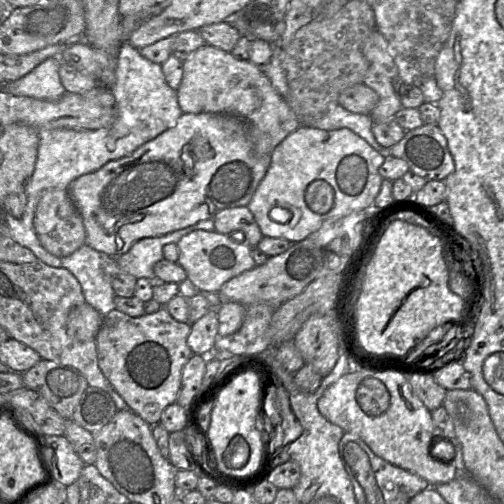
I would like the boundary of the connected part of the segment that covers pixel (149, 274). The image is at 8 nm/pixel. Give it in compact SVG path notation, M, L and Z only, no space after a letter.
M214 219L200 221L186 228L176 230L160 237L143 238L137 241L131 249L120 255L112 256L117 259L120 267L136 279L151 279L153 287L165 283L160 280L154 272L154 265L164 258L163 247L170 243L178 243L178 241L186 234L194 230L215 231Z

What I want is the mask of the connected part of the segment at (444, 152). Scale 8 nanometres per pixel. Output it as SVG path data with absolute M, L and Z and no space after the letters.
M438 125L406 131L404 138L388 149L388 155L406 160L411 172L427 181L445 179L455 171L448 142Z

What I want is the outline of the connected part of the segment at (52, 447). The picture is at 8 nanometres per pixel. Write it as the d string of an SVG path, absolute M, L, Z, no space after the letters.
M65 436L40 437L40 449L54 482L69 486L78 480L85 464Z

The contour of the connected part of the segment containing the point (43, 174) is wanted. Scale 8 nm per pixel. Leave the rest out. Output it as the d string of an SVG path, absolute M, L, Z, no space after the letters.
M124 42L119 51L117 60L116 80L111 88L118 113L115 122L98 130L76 131L68 129L41 129L38 156L33 174L26 181L28 199L34 199L35 212L41 196L48 189L67 189L78 177L99 170L106 163L131 155L143 144L155 139L166 130L175 126L182 115L178 103L177 90L172 89L166 82L160 64L143 57L139 50L130 43Z

